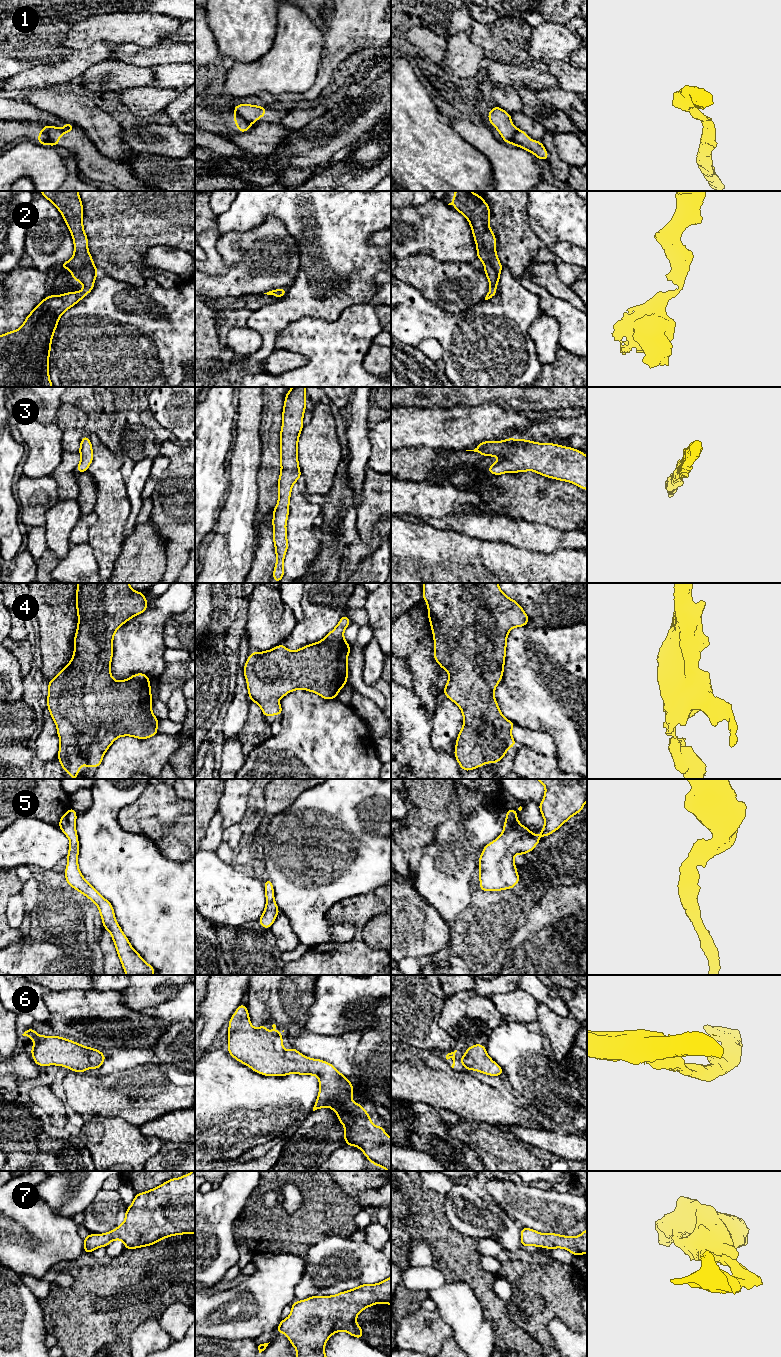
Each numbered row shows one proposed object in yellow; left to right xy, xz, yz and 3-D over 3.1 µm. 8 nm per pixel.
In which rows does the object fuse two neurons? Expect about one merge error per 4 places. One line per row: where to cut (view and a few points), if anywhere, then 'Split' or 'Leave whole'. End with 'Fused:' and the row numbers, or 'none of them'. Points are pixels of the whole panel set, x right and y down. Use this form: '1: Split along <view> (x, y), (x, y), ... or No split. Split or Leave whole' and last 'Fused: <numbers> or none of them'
1: Split along xy (43, 127), (51, 144). Split
2: No split. Leave whole
3: No split. Leave whole
4: No split. Leave whole
5: No split. Leave whole
6: No split. Leave whole
7: No split. Leave whole
Fused: 1

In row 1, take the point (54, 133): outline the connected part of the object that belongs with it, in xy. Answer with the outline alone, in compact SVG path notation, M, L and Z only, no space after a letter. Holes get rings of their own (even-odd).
M64 122L64 124L65 124L65 127L62 129L55 127L55 126L43 125L43 128L45 129L45 131L48 135L51 145L53 145L55 147L58 146L61 135L69 133L74 130L74 127L75 127L74 125L66 123L66 122Z

